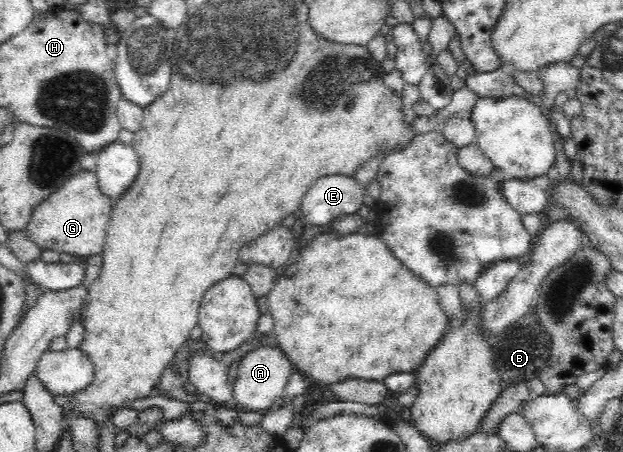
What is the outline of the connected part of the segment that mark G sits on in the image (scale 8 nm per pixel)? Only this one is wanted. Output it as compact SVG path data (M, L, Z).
M82 169L58 191L43 199L31 214L25 230L42 251L52 249L86 259L103 250L113 205L111 199L99 189L95 171Z

